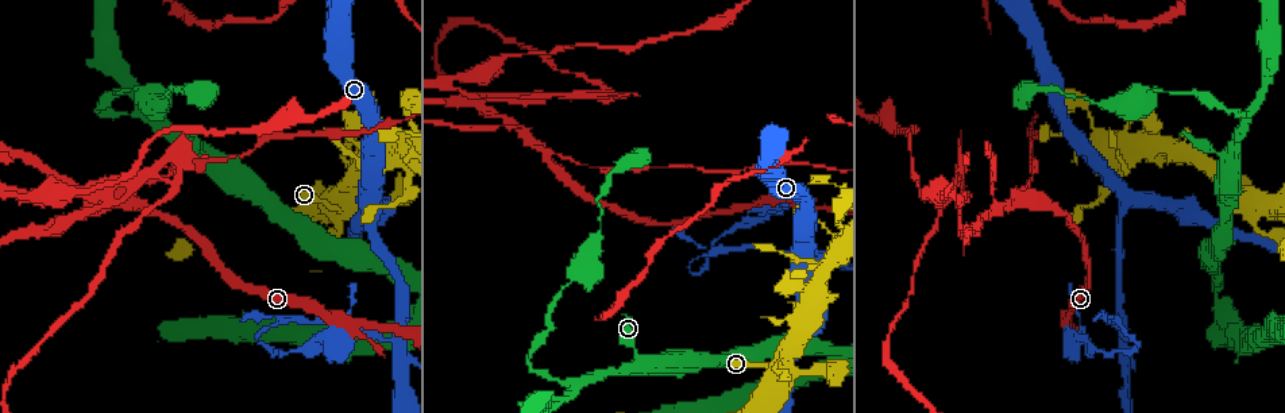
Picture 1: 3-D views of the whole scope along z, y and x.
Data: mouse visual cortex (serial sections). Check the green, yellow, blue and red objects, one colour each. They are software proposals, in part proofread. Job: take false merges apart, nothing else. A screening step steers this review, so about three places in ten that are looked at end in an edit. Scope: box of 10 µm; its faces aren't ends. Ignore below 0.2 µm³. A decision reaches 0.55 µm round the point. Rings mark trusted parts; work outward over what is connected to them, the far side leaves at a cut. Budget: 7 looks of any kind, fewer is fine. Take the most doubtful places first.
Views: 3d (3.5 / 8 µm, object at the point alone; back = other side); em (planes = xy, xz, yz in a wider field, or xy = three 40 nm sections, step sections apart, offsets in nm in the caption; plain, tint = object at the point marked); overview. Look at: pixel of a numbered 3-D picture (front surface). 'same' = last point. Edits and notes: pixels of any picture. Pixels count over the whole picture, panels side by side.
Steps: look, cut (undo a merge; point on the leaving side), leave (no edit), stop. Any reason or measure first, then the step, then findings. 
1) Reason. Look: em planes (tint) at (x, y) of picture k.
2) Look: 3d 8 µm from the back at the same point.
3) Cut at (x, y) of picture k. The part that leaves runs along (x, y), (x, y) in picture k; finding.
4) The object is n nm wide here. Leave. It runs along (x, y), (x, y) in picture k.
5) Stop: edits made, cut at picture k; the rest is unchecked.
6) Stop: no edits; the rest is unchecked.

Abrupt turn. Look: 3d 3.5 µm at (528, 363) of picture 1.

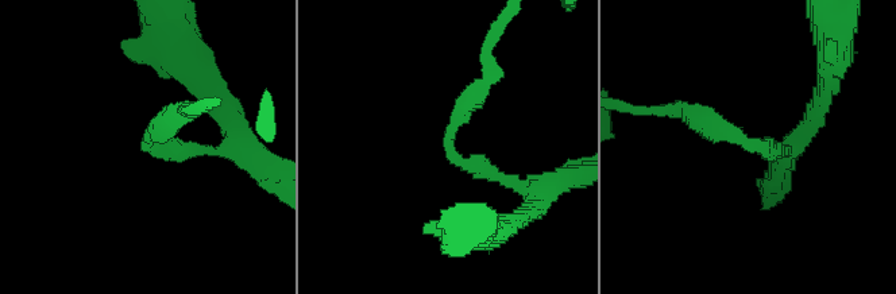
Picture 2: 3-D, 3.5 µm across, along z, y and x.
Look: em planes (tint) at (751, 145) of picture 2.

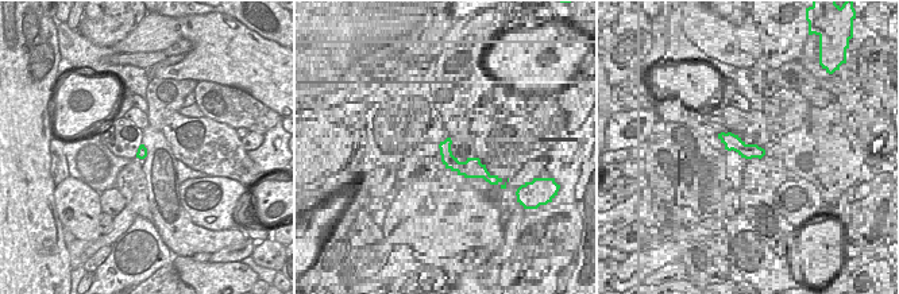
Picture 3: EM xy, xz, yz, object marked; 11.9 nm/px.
The object is 130 nm wide here. Leave. It runs along (528, 186), (450, 153), (454, 122), (486, 84) in picture 2; all the same cell.

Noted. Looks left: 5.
Branch point. Look: 3d 3.5 µm at (782, 383) of picture 1.

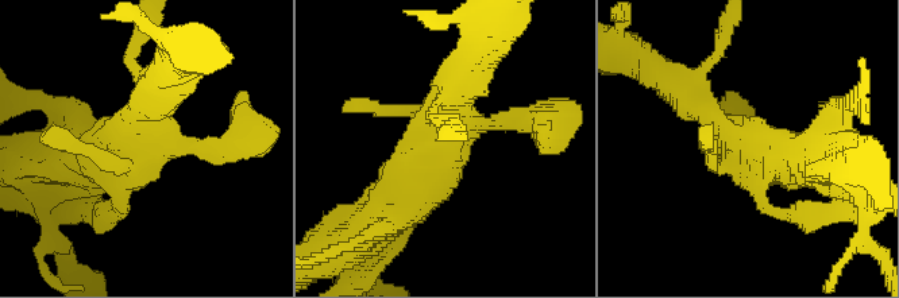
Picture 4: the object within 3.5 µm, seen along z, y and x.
Now the EM. Look: em xy step 3 (tint) at (137, 155) of picture 4.

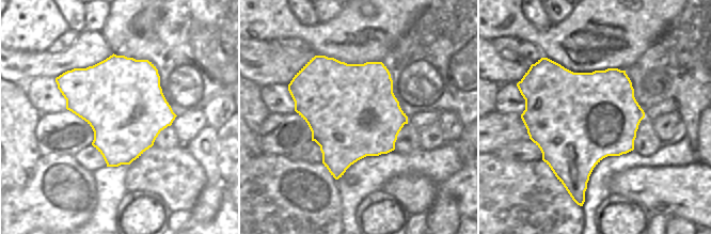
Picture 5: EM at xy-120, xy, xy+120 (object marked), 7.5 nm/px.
Cut it another way. Look: em xy step 1 (tint) at the same point.

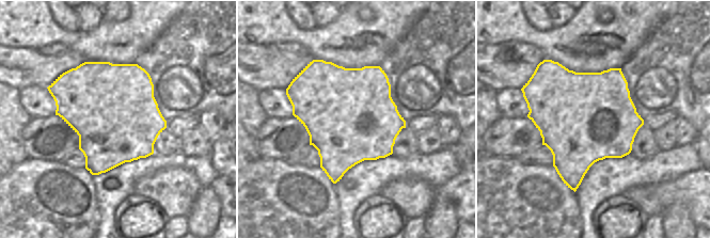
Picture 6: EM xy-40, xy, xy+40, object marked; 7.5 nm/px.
Leave. It runs along (76, 144), (134, 165), (159, 91) in picture 4; all the same cell.

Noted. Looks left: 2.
Look: 3d 3.5 µm at (369, 200) of picture 1.

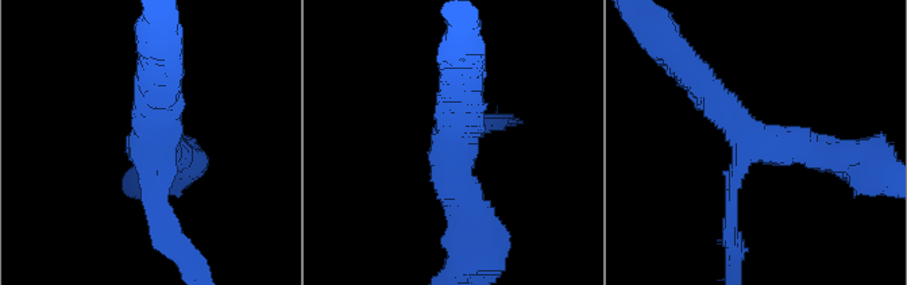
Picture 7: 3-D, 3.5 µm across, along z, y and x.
3 arms meet here; the arms are 150, 400, 400 nm wide; shape alone is not enough. Look: em xy step 1 (tint) at (459, 137) of picture 7.

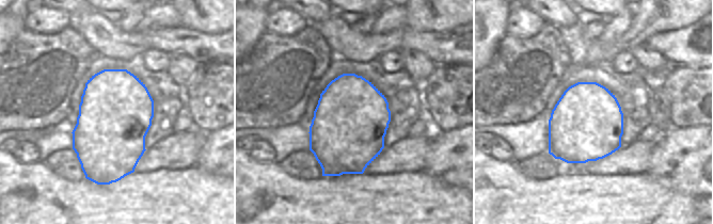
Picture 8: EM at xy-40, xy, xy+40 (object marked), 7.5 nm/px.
The object is 550 nm wide here. Leave. It runs along (689, 68), (747, 138), (729, 230) in picture 7; continuous, no second cell.

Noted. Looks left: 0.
Stop: no edits; the rest is unchecked.

